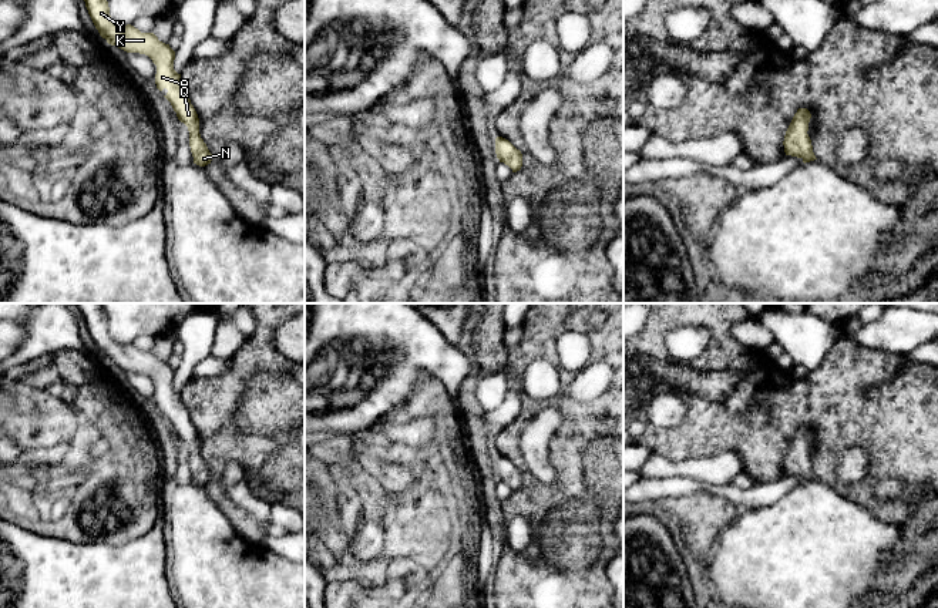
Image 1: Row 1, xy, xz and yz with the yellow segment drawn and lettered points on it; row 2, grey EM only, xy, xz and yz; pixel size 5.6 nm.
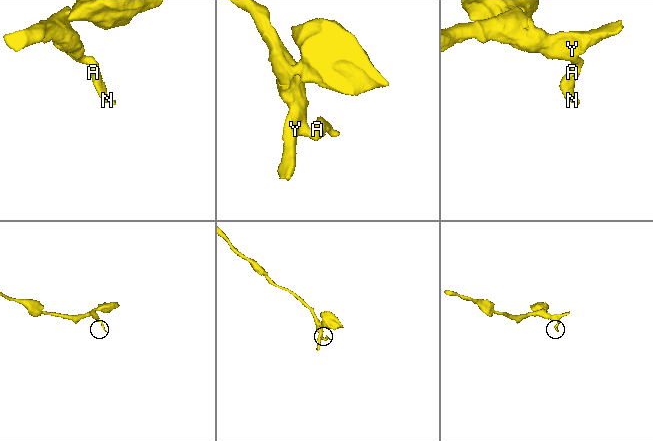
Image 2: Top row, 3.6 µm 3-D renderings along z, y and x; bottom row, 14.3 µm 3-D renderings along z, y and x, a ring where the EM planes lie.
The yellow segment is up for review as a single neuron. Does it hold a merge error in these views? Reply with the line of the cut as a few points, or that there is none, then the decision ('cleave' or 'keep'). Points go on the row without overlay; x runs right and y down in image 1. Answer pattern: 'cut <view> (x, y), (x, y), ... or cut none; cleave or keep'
cut none; keep

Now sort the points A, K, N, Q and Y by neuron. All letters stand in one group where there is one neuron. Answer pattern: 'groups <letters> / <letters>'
groups A K N Q Y

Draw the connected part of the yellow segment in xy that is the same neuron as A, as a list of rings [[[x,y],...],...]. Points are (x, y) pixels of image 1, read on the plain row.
[[[74,303],[74,305],[78,308],[83,319],[85,320],[85,326],[95,347],[98,349],[100,355],[107,359],[108,363],[115,365],[127,372],[145,373],[152,379],[152,382],[157,384],[155,393],[157,407],[159,410],[162,410],[164,407],[168,409],[168,412],[164,416],[171,421],[174,430],[176,431],[178,439],[188,446],[189,466],[194,476],[194,483],[199,486],[211,483],[214,476],[209,471],[204,458],[201,457],[198,433],[194,424],[191,423],[189,412],[181,399],[181,393],[178,393],[174,389],[175,370],[169,366],[169,363],[159,360],[154,352],[141,352],[131,343],[125,345],[115,342],[110,335],[107,313],[102,308],[102,303]]]

